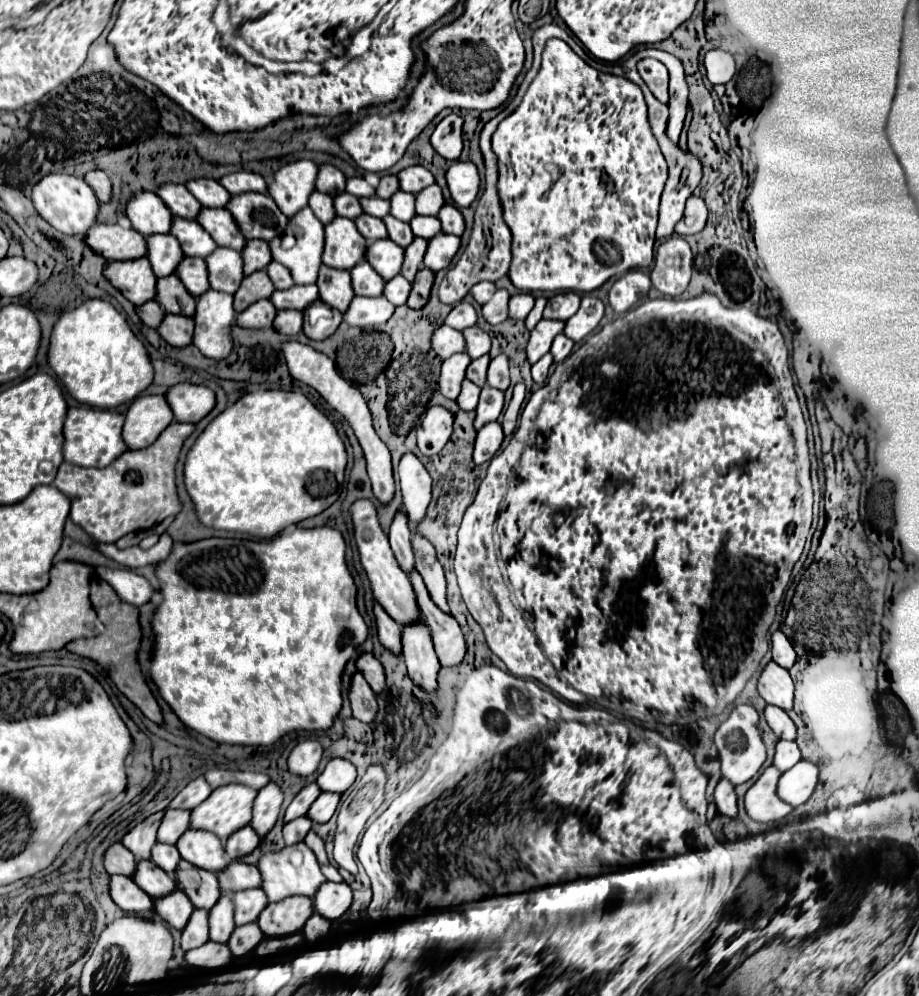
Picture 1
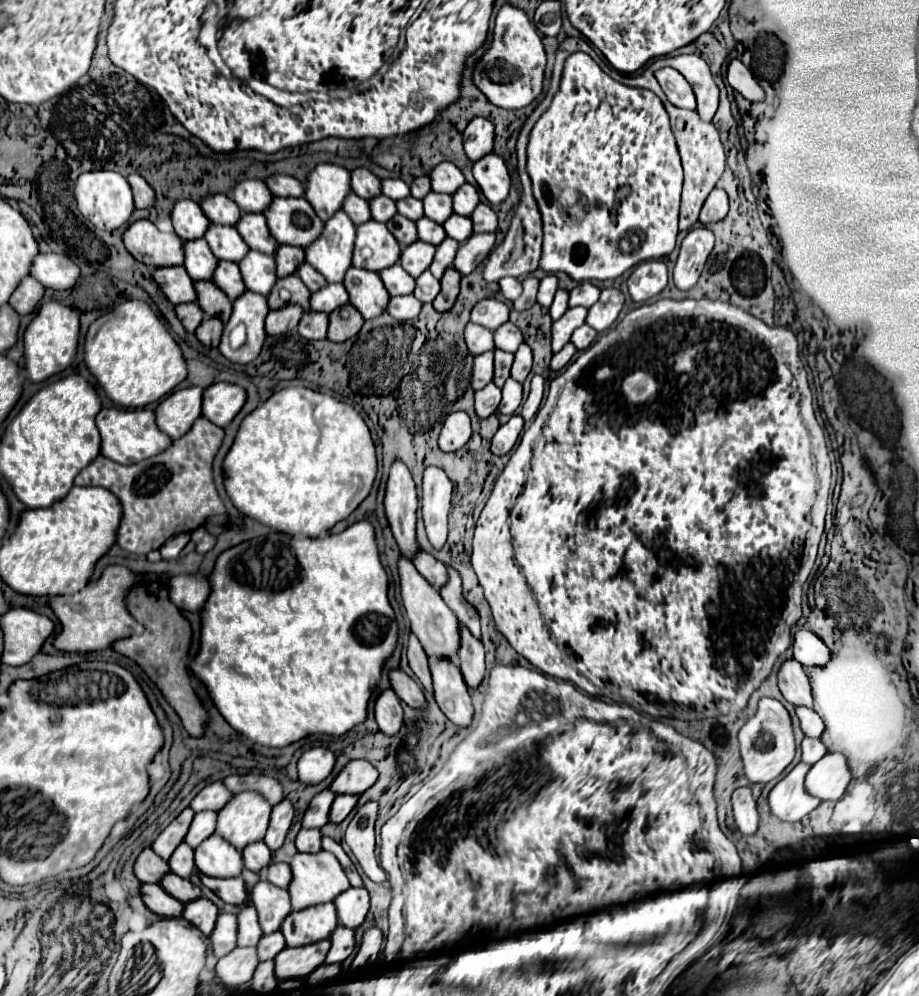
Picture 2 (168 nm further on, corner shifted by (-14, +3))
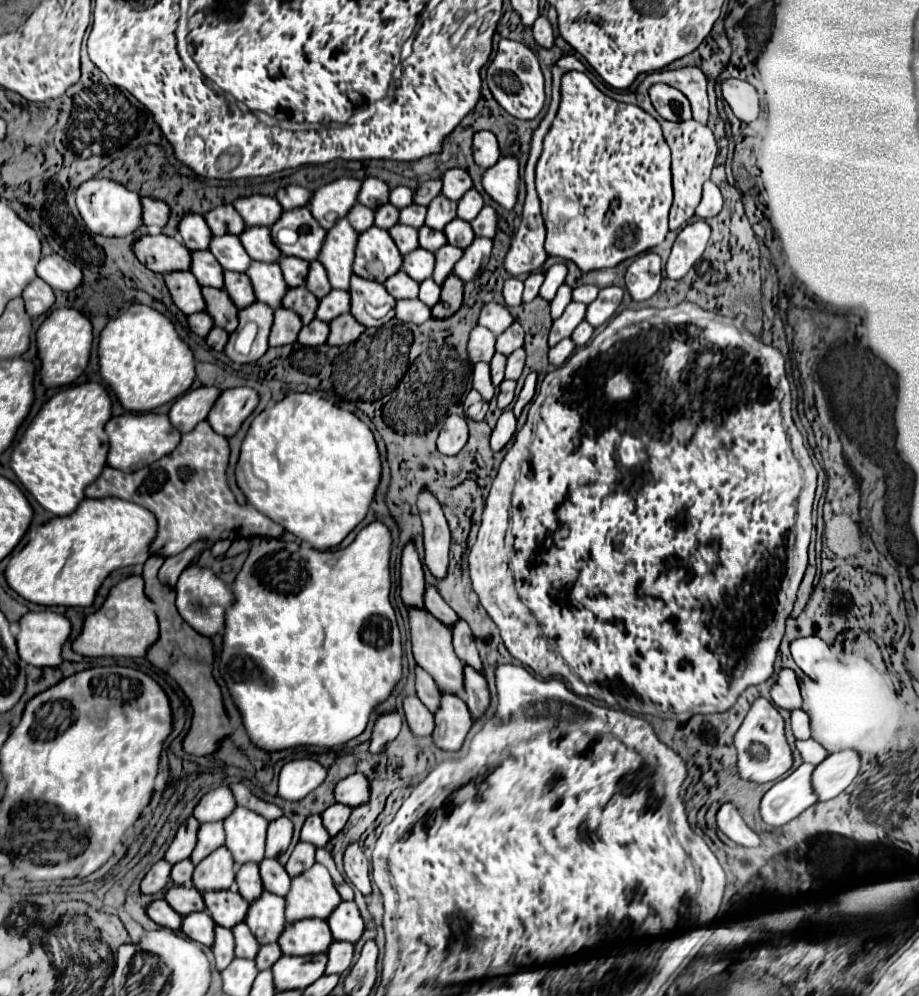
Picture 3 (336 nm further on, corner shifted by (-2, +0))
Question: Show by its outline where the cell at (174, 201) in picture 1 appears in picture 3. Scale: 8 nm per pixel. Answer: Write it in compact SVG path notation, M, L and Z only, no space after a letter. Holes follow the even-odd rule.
M220 205L206 213L206 223L214 235L240 235L244 231L244 221L232 205Z

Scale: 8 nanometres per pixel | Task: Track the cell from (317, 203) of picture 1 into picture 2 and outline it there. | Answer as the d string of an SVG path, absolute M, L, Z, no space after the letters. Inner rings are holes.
M350 194L350 198L346 198L344 212L350 214L354 224L364 224L364 222L372 220L372 212L370 212L368 200L364 200L364 198L356 196L356 194Z

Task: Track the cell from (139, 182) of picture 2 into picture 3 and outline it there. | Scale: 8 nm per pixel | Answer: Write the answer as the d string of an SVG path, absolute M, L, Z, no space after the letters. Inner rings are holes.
M140 197L140 203L142 203L142 223L146 225L148 233L150 235L162 233L170 209L160 199L152 199L152 197Z

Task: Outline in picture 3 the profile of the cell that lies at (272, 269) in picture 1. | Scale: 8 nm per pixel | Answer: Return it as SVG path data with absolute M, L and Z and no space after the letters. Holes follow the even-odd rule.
M312 261L312 263L310 263L308 275L306 275L306 287L308 287L310 293L314 293L318 299L324 297L324 295L332 289L330 283L328 283L326 271L324 271L324 267L322 267L318 261Z

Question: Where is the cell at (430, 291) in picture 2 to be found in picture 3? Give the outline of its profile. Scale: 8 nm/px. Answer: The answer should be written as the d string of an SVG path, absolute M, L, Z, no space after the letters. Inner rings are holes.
M426 279L420 283L420 293L418 293L418 299L422 303L426 303L428 307L434 307L440 299L440 287L432 281L432 279Z

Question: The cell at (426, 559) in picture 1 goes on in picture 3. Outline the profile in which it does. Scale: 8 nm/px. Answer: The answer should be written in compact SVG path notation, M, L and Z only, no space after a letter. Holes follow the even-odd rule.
M458 619L454 625L450 625L452 631L452 639L454 639L454 651L458 655L460 661L464 661L466 665L482 671L482 663L478 657L478 649L474 645L474 637L470 631L470 625L466 625L466 621Z

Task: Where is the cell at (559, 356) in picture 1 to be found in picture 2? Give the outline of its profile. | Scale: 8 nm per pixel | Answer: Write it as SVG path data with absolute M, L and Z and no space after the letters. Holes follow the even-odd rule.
M584 324L584 326L580 326L578 330L574 330L572 342L574 342L574 346L576 346L578 350L584 350L584 348L588 348L588 346L592 344L592 340L596 338L596 334L598 334L598 332L596 332L592 326Z

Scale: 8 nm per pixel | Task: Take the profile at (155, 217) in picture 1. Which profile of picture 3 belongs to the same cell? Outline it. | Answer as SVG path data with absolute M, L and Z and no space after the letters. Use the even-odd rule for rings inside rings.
M188 213L188 215L182 217L182 221L178 223L178 235L182 237L184 245L190 251L208 249L208 243L210 243L210 237L212 237L204 217L196 215L196 213Z

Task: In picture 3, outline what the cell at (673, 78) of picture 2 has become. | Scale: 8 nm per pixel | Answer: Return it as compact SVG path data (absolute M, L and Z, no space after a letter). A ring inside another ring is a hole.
M656 83L650 87L650 99L654 109L668 121L686 121L692 119L688 99L674 87L666 83Z

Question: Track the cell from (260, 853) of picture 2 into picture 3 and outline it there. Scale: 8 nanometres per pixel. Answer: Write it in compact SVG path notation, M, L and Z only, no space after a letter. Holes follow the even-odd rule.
M258 863L242 865L236 873L236 885L238 885L240 895L246 901L254 901L256 897L260 897L264 887L262 887L262 879L260 879L260 873L258 873Z

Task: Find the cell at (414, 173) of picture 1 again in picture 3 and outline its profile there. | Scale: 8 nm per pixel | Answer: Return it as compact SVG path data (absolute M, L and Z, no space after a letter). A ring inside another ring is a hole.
M448 169L444 175L442 175L442 195L452 199L452 201L458 201L470 187L472 187L472 179L466 171L462 169Z

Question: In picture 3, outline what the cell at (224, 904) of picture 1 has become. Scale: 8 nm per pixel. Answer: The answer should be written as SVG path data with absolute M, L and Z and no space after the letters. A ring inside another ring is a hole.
M242 921L242 923L234 925L232 933L234 933L234 939L236 939L236 949L234 949L236 957L254 959L254 957L256 957L256 953L258 953L258 949L260 949L260 945L258 945L256 937L250 933L248 925Z

